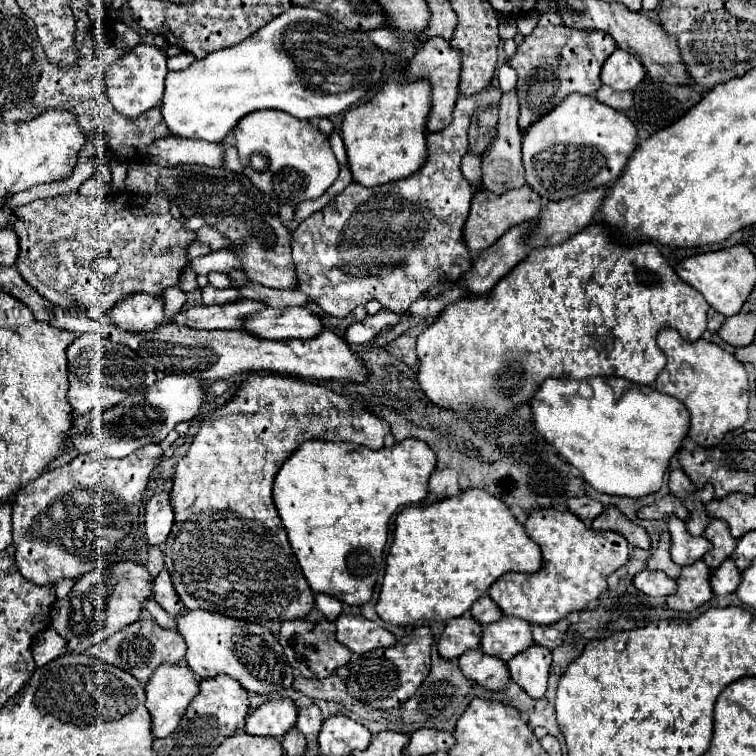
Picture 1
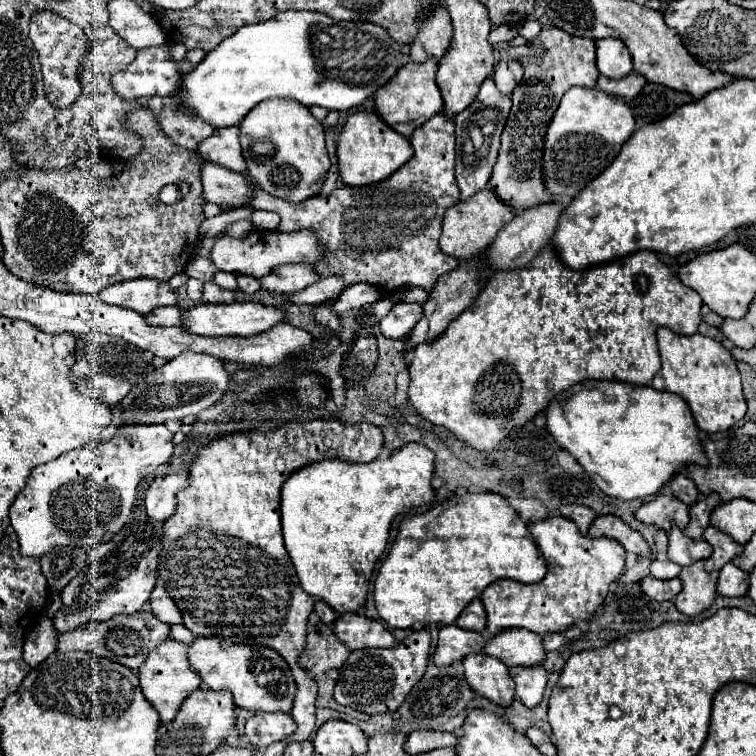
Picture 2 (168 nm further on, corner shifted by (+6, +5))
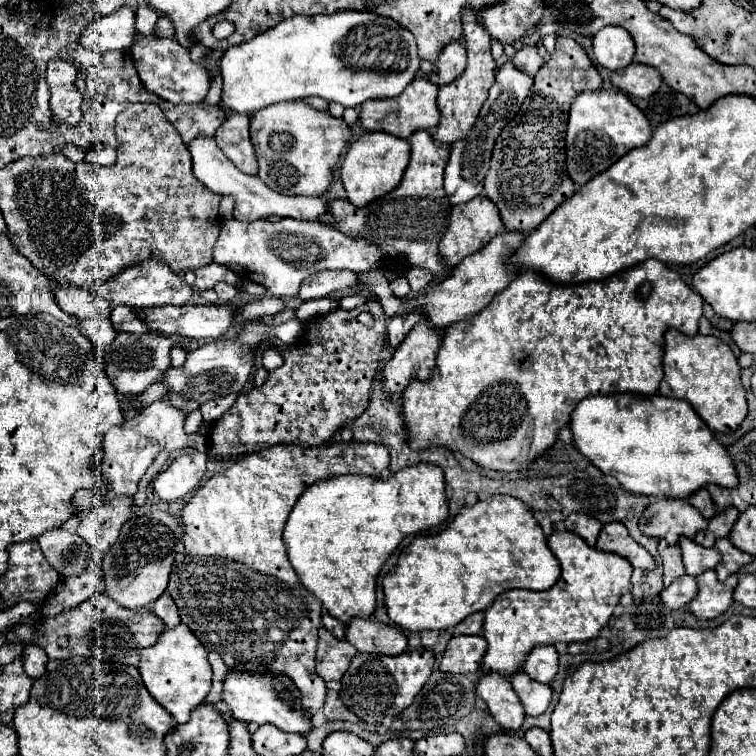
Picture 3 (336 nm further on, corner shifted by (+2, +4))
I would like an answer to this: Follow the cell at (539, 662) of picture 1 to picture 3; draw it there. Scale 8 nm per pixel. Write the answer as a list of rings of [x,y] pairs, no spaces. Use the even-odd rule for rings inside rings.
[[[519,671],[511,677],[511,685],[513,685],[515,693],[519,695],[527,715],[537,717],[537,715],[545,713],[545,709],[551,703],[551,687],[549,685],[537,683],[535,679],[529,679],[529,675],[525,675],[523,671]]]

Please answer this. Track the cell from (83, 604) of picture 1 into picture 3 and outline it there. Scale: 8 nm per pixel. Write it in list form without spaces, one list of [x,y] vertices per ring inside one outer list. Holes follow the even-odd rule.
[[[153,503],[143,505],[121,527],[121,533],[119,533],[117,541],[113,543],[113,547],[103,557],[103,567],[101,567],[103,569],[103,581],[105,581],[103,591],[113,601],[121,603],[121,607],[127,607],[127,609],[141,609],[141,607],[147,607],[149,603],[153,603],[167,589],[167,581],[169,581],[169,573],[171,573],[171,565],[173,565],[173,559],[175,559],[175,553],[183,551],[181,535],[183,535],[183,531],[181,531],[181,523],[177,521],[177,517],[173,517],[167,511],[161,511],[161,509],[153,507]]]

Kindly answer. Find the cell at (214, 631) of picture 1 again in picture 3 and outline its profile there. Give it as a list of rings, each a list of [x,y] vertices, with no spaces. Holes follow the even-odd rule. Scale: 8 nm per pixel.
[[[229,669],[223,679],[223,701],[231,709],[233,717],[245,723],[271,723],[281,731],[307,735],[311,731],[311,721],[303,717],[301,711],[301,693],[297,691],[291,677],[285,673],[249,673]]]

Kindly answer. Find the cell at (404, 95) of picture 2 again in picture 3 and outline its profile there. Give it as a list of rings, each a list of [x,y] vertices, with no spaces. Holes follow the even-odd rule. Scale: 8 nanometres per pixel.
[[[415,77],[403,91],[393,99],[371,99],[361,105],[359,121],[367,131],[387,131],[401,139],[409,139],[419,129],[435,129],[439,123],[439,107],[437,107],[437,91],[439,87],[433,85],[425,77]]]

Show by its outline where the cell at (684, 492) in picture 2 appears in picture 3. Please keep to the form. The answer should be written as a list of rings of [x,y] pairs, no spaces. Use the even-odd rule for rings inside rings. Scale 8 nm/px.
[[[699,489],[699,491],[695,491],[693,495],[687,497],[687,501],[689,501],[689,503],[691,503],[691,505],[693,505],[705,519],[711,519],[711,517],[715,515],[715,507],[713,507],[713,501],[711,501],[707,489]]]

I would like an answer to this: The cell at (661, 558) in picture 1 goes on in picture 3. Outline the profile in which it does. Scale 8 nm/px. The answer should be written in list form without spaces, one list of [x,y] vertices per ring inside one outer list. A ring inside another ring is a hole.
[[[665,539],[659,541],[659,555],[663,559],[663,583],[671,585],[671,581],[679,579],[685,575],[683,563],[681,563],[681,549],[679,545],[669,545]]]

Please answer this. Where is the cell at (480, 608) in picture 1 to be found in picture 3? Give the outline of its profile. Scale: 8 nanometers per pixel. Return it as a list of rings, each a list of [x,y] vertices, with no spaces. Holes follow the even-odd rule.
[[[477,611],[465,617],[455,629],[459,635],[477,635],[481,633],[481,627],[483,627],[483,611]]]

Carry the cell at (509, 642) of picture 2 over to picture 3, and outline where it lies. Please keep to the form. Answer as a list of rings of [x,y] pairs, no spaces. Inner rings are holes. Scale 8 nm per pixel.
[[[537,645],[529,651],[527,661],[521,667],[531,679],[539,683],[551,683],[557,673],[557,649],[555,645]]]

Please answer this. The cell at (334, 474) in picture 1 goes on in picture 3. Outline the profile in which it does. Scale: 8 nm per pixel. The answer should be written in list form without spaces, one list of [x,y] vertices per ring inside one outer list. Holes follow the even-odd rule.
[[[431,463],[409,465],[397,473],[391,473],[387,479],[369,477],[369,475],[341,475],[329,477],[313,483],[305,491],[283,531],[283,541],[287,547],[289,561],[297,571],[301,583],[311,591],[327,609],[329,615],[341,623],[349,623],[351,617],[371,617],[375,611],[375,585],[377,575],[387,561],[387,557],[397,549],[405,535],[413,535],[443,523],[449,515],[443,471]]]

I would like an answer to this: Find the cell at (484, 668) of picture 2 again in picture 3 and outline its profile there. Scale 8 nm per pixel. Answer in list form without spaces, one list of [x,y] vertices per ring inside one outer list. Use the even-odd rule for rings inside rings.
[[[495,671],[481,673],[475,689],[477,689],[477,695],[487,703],[489,713],[495,717],[495,721],[501,727],[511,729],[511,731],[521,727],[525,711],[507,677]]]

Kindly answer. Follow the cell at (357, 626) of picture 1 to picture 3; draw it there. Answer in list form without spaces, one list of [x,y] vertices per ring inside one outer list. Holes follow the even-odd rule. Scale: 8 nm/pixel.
[[[353,617],[347,625],[345,639],[355,645],[359,653],[397,655],[407,649],[407,637],[403,631],[375,619]]]

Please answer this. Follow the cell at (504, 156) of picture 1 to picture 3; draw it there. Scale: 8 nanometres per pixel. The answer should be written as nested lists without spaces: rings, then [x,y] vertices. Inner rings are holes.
[[[523,47],[521,51],[517,51],[513,57],[511,57],[511,63],[523,71],[525,75],[535,75],[537,69],[543,65],[543,57],[537,53],[537,47]]]

